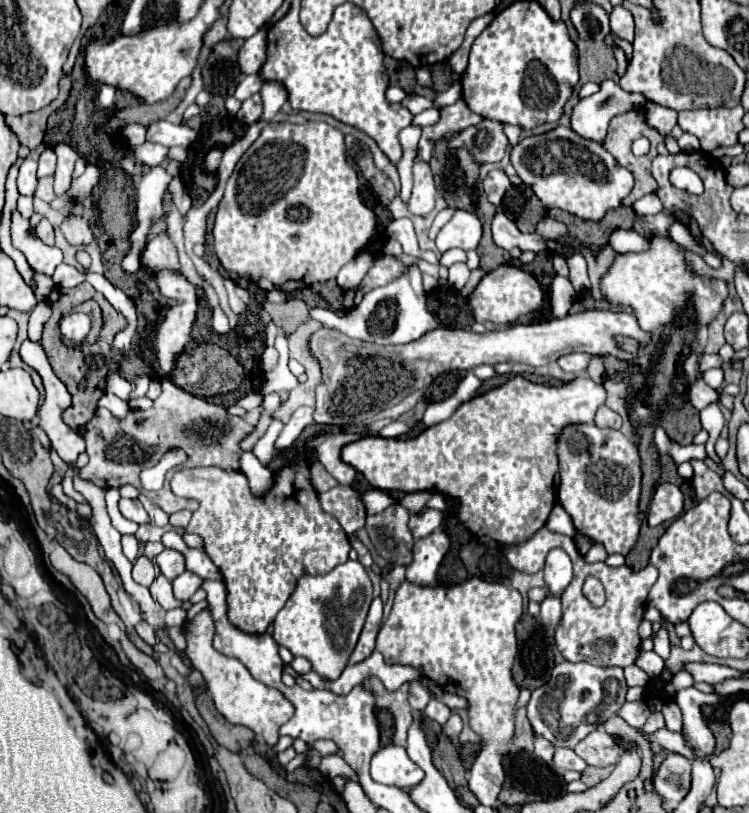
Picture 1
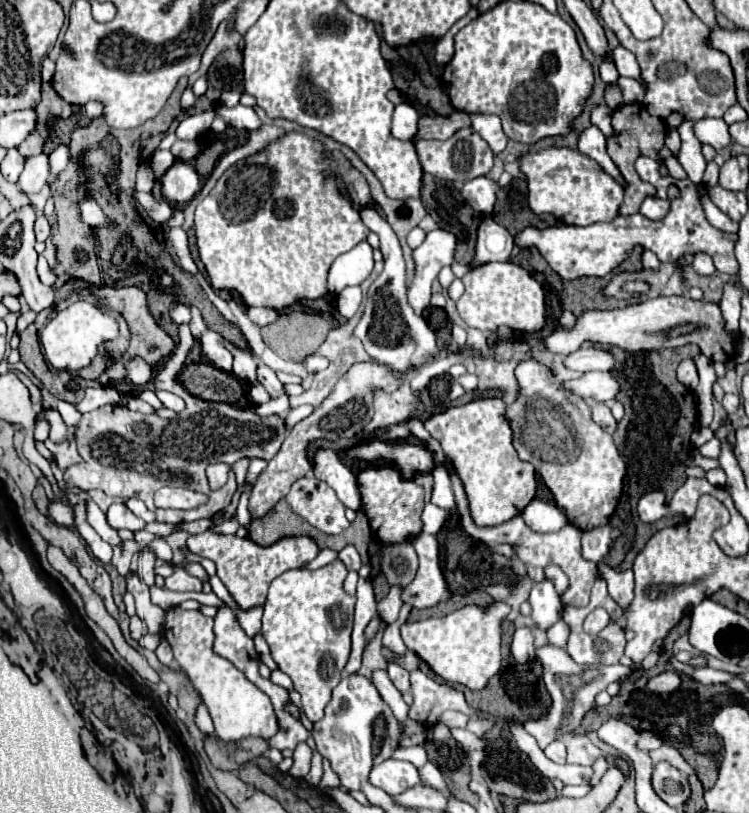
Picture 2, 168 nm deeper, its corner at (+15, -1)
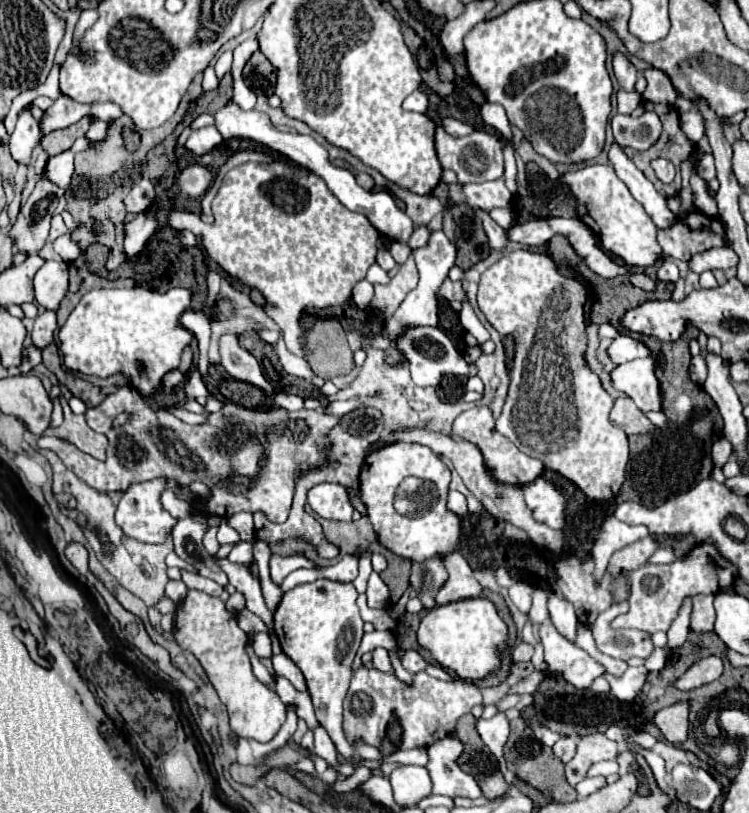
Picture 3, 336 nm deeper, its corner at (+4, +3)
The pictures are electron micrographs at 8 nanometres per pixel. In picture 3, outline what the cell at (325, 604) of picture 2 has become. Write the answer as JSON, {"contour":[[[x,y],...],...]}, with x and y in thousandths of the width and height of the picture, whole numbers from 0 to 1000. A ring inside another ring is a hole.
{"contour":[[[422,713],[417,718],[395,721],[393,726],[379,728],[377,740],[366,753],[366,775],[374,785],[377,802],[387,807],[393,817],[403,824],[411,851],[417,856],[422,883],[435,895],[449,923],[459,932],[457,942],[467,947],[462,952],[470,952],[475,947],[473,940],[483,937],[483,932],[475,927],[473,918],[462,910],[457,898],[457,861],[465,851],[465,841],[470,834],[470,812],[486,782],[486,765],[481,760],[475,736],[478,728],[473,718]]]}

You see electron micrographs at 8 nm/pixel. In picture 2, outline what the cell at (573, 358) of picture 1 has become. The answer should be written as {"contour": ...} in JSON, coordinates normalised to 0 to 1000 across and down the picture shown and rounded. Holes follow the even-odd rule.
{"contour":[[[781,426],[773,428],[770,433],[760,435],[752,443],[752,450],[760,455],[770,455],[770,458],[786,458],[786,455],[813,455],[818,450],[818,440],[813,433],[792,428],[792,426]]]}

